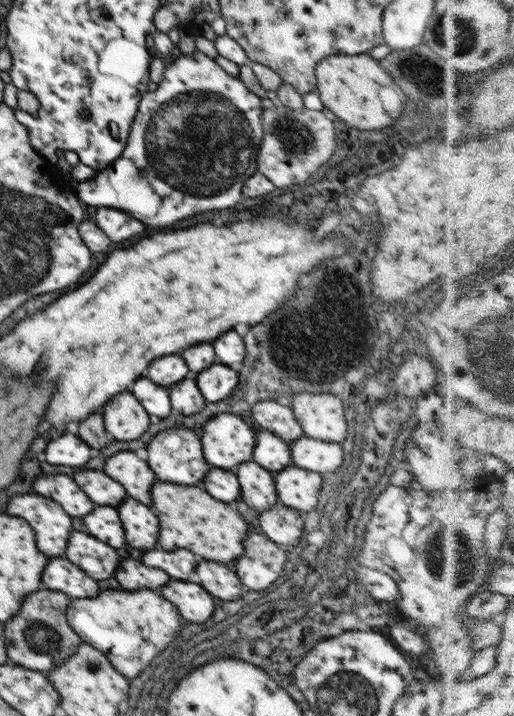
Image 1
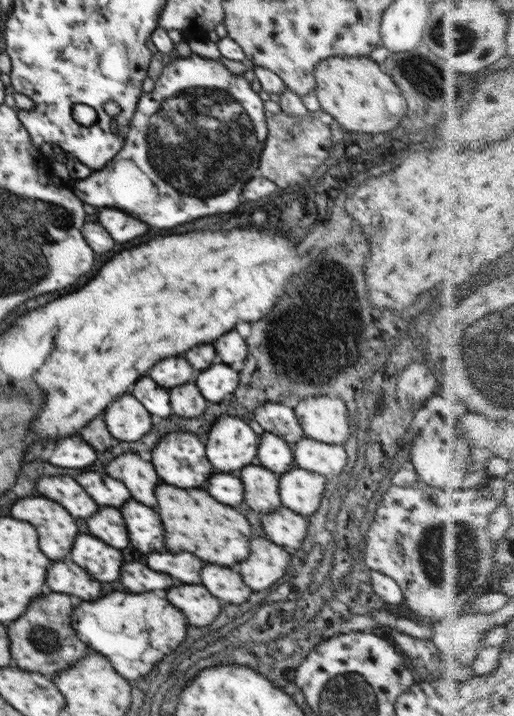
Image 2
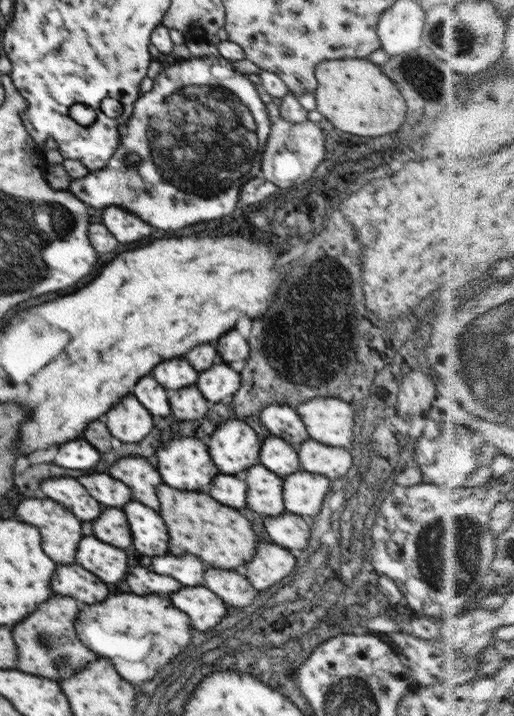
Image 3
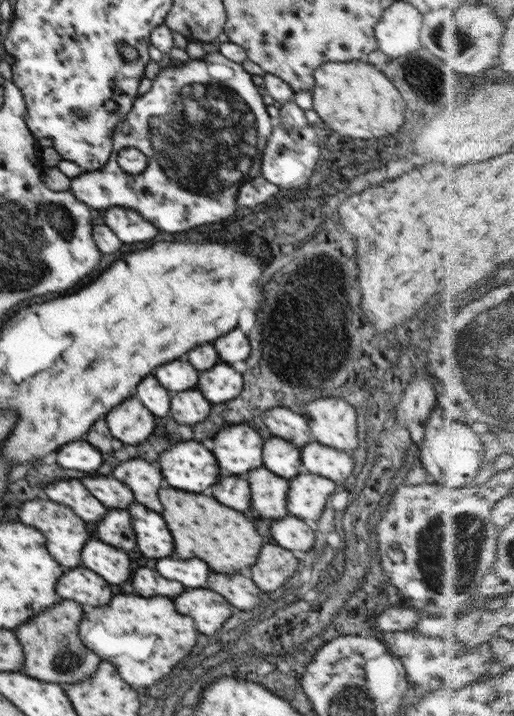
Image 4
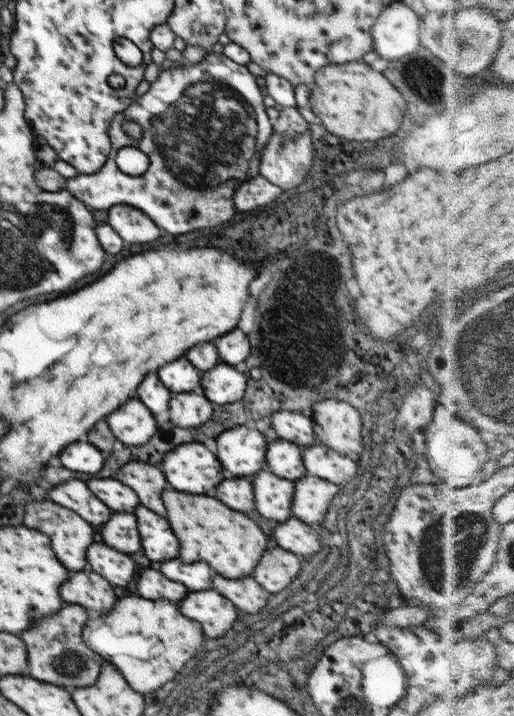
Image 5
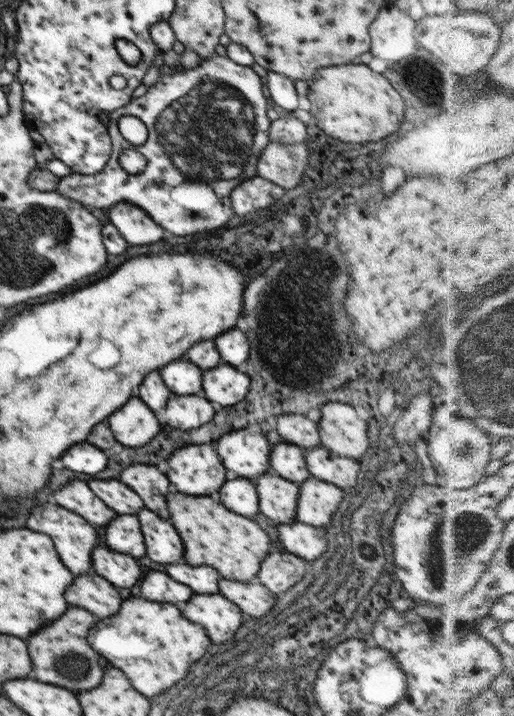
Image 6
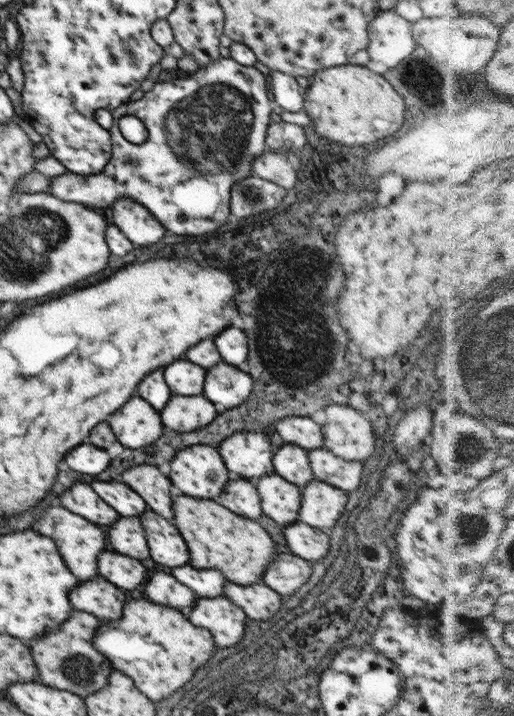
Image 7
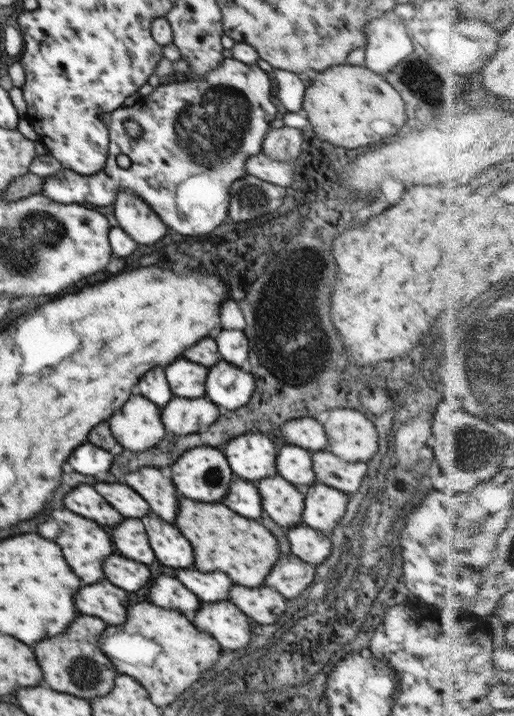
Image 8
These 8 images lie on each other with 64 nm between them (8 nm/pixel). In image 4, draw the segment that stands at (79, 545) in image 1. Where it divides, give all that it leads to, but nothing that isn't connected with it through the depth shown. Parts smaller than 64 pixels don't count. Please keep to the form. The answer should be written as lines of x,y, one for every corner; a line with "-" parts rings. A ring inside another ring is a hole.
88,540
82,548
80,558
82,558
82,566
96,572
110,584
122,584
130,578
128,554
100,540

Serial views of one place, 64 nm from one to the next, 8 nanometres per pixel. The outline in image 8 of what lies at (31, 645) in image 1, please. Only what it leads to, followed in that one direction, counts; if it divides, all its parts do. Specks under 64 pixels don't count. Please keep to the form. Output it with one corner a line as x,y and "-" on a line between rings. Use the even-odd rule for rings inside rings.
82,614
66,628
64,634
58,634
56,638
48,638
34,646
36,660
44,672
44,682
52,690
86,700
108,694
110,688
114,686
116,670
112,661
102,654
98,646
104,628
106,624
100,618

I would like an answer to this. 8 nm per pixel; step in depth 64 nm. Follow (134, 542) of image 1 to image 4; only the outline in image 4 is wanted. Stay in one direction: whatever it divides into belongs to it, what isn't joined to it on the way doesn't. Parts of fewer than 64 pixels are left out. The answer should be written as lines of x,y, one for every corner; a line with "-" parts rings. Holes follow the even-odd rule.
140,504
128,506
128,512
132,518
132,528
136,532
136,544
140,552
148,558
170,556
174,544
162,516

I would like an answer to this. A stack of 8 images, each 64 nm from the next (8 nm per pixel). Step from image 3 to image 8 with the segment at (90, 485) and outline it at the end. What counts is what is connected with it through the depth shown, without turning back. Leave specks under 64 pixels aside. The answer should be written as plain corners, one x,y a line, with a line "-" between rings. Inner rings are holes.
96,484
94,486
104,500
114,506
126,518
142,518
148,512
148,504
126,484

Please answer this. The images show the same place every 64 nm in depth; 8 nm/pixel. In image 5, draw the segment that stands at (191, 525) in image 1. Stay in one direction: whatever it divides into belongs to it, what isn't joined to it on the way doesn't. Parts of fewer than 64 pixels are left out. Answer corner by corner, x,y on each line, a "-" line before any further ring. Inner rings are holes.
164,490
162,500
168,510
168,522
180,542
180,558
184,562
202,560
226,578
240,578
252,572
266,550
266,536
260,532
256,522
230,510
216,498

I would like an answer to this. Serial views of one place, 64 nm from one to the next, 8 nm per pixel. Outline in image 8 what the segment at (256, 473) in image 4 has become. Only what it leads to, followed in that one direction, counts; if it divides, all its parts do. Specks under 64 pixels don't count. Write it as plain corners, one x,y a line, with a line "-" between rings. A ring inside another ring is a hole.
280,475
266,477
258,484
264,512
280,526
298,526
302,522
304,491

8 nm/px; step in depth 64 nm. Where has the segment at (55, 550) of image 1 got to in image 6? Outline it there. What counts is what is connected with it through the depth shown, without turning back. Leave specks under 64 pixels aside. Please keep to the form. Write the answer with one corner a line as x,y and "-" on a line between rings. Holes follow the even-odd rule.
42,504
32,508
32,514
28,516
26,528
36,530
36,532
44,532
52,538
52,542
56,544
56,552
60,556
60,560
64,562
64,566
74,572
74,574
84,574
90,570
90,552
94,546
98,546
98,534
96,528
90,526
88,522
84,522
84,518
80,518
78,514
64,510
56,504

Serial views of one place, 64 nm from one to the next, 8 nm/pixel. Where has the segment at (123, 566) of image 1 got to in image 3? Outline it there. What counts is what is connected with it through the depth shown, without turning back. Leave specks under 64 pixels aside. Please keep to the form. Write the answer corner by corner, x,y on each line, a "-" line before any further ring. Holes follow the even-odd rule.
132,566
128,568
128,574
126,574
126,584
130,586
130,592
134,594
170,594
170,592
176,592
180,590
180,582
170,578
170,576
160,576
144,566

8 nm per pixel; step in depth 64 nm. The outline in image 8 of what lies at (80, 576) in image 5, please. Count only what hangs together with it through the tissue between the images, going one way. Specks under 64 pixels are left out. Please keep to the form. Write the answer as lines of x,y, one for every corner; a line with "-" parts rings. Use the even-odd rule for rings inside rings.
108,580
82,586
74,594
74,606
82,614
102,618
108,624
122,624
126,620
128,592
112,586

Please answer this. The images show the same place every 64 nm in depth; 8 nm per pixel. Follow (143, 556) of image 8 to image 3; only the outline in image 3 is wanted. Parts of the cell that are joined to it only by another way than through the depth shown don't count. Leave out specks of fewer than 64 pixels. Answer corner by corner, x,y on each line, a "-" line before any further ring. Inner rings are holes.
106,508
94,522
92,522
94,536
102,542
108,542
116,548
128,548
132,544
132,536
128,530
128,522
122,510

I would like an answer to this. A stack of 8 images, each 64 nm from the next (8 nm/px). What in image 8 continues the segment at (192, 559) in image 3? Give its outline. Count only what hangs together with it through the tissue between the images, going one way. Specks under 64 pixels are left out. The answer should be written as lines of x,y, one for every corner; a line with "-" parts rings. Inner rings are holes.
184,568
184,570
178,570
176,572
176,578
186,586
190,588
194,594
200,596
200,600
206,600
206,602
216,602
216,600
226,600
228,598
228,590
232,586
232,580
216,570
216,572
198,572
198,570
192,570
192,568

